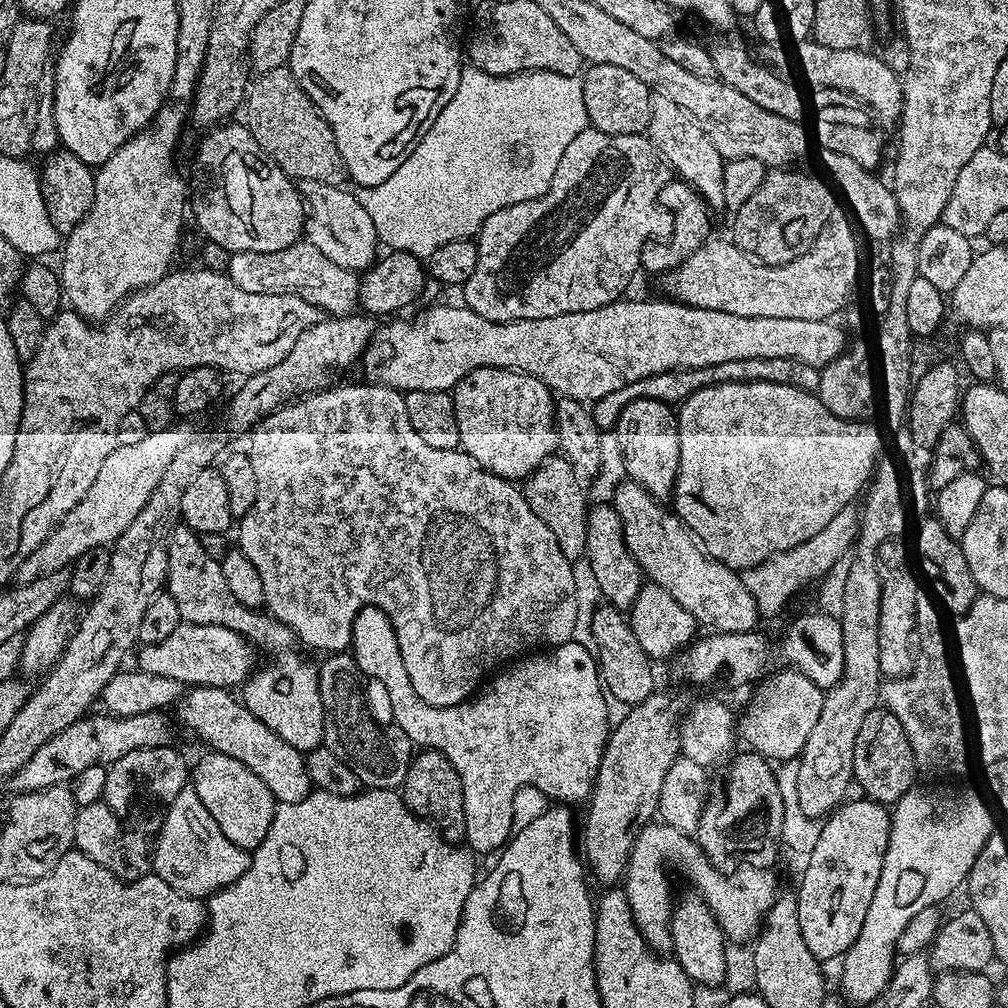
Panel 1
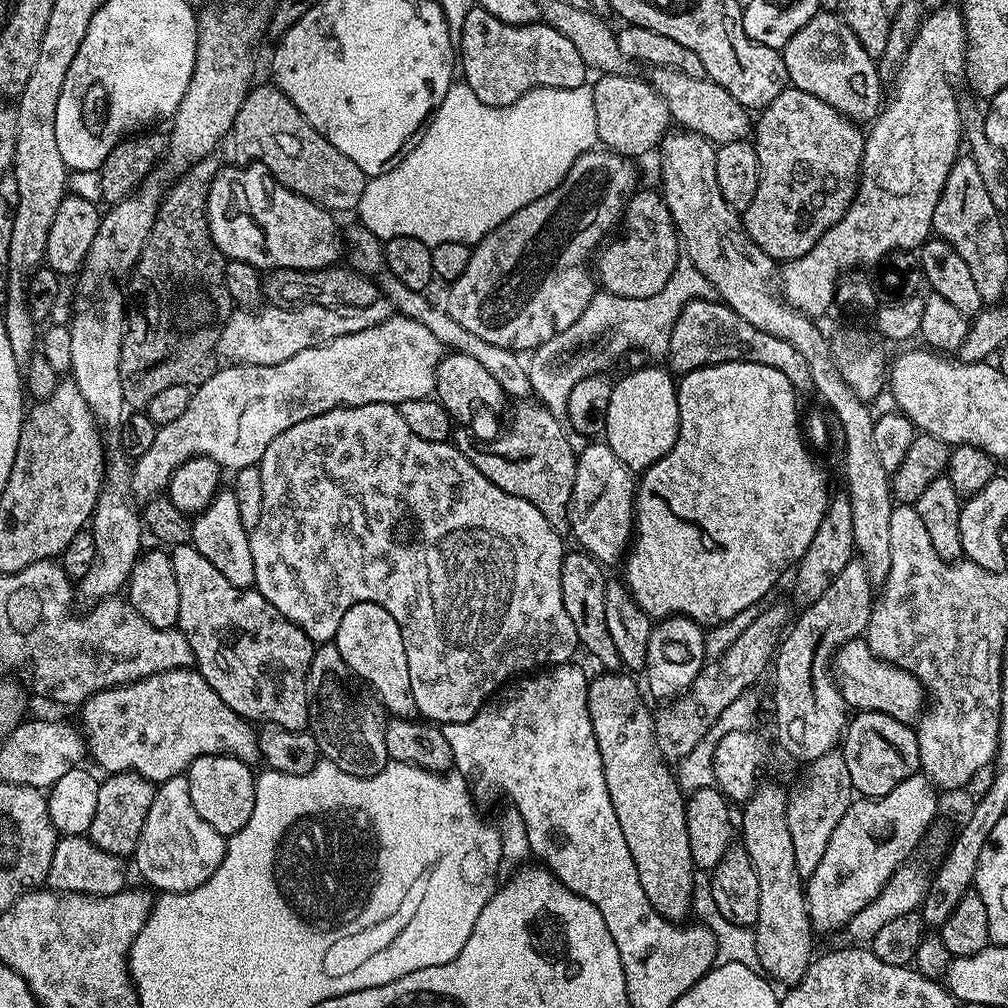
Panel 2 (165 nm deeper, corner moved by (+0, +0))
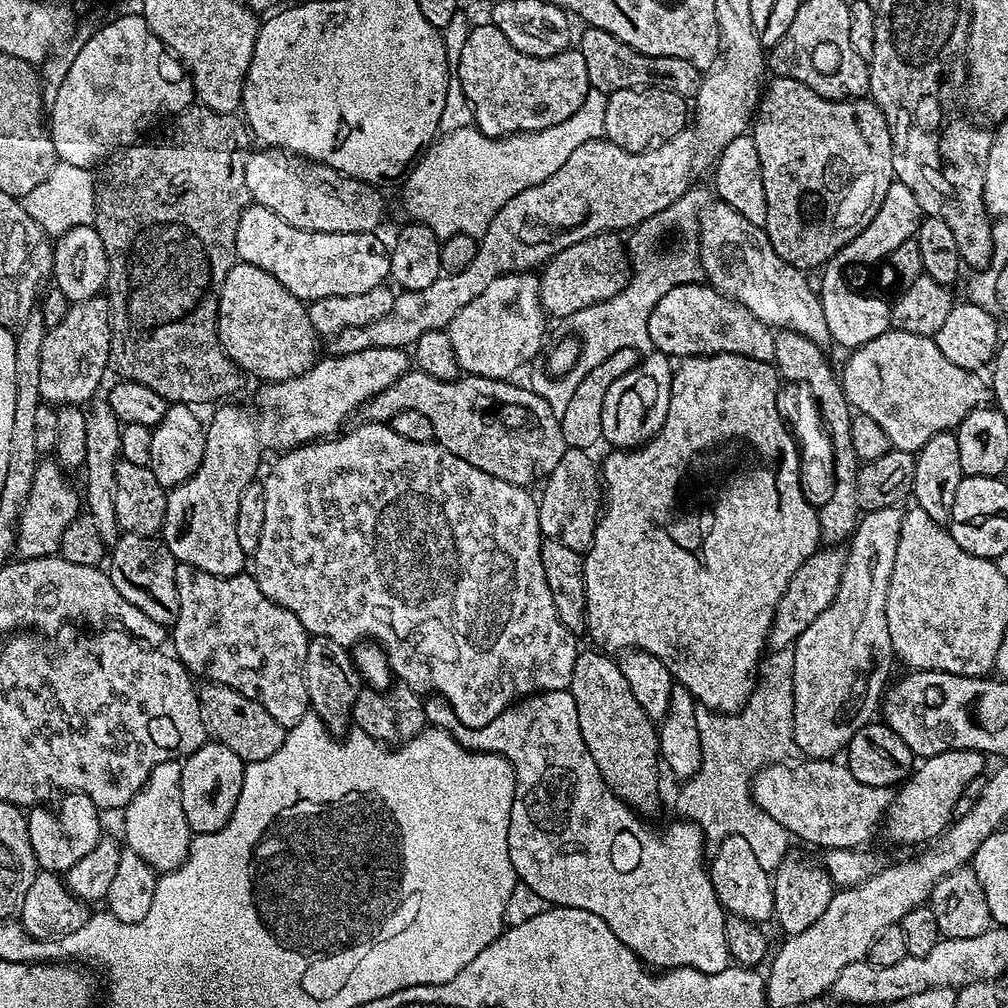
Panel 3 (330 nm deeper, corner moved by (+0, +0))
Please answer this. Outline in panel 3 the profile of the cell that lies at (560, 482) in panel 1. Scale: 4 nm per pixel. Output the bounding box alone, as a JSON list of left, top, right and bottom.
[366,370,566,488]

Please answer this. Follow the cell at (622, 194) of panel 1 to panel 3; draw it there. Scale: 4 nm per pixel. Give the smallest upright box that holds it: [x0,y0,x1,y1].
[446,271,546,380]

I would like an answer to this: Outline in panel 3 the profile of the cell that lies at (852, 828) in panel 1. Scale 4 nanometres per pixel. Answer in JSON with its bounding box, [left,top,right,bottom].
[882,750,985,845]

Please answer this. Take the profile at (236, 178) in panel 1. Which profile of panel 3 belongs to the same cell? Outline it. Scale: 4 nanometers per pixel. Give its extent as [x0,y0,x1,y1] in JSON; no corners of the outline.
[236,202,390,302]

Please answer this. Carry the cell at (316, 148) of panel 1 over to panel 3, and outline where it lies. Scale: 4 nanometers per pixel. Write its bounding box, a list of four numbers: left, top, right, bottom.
[246,146,384,234]

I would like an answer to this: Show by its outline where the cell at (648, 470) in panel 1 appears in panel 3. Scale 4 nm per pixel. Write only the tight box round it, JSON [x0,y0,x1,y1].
[602,350,674,450]

